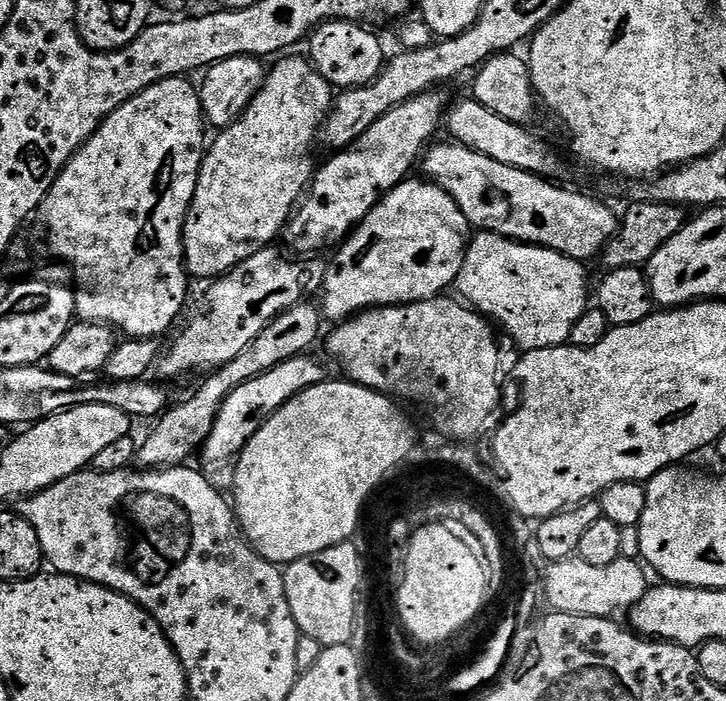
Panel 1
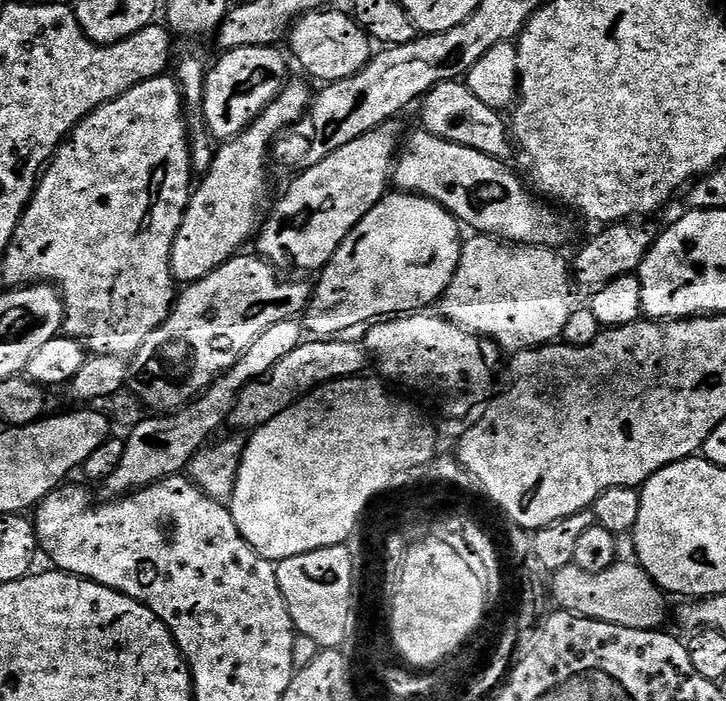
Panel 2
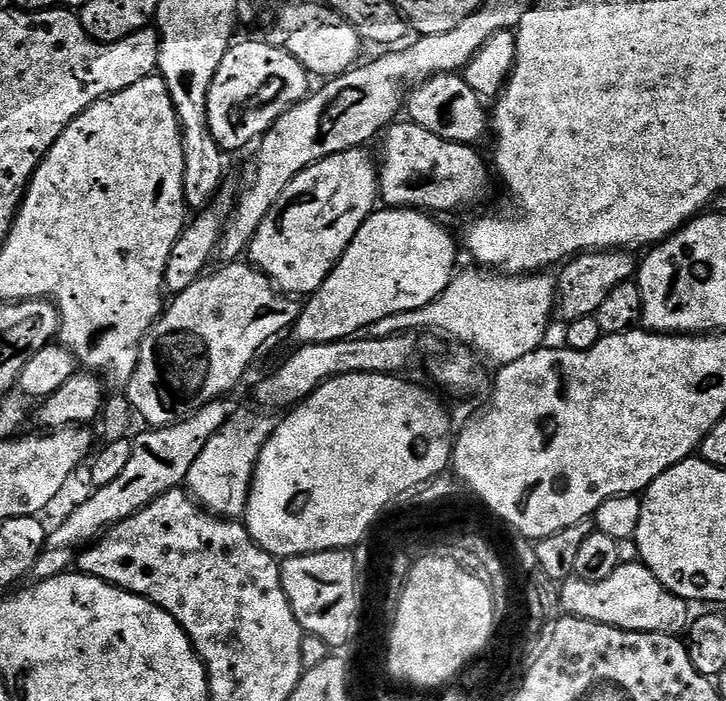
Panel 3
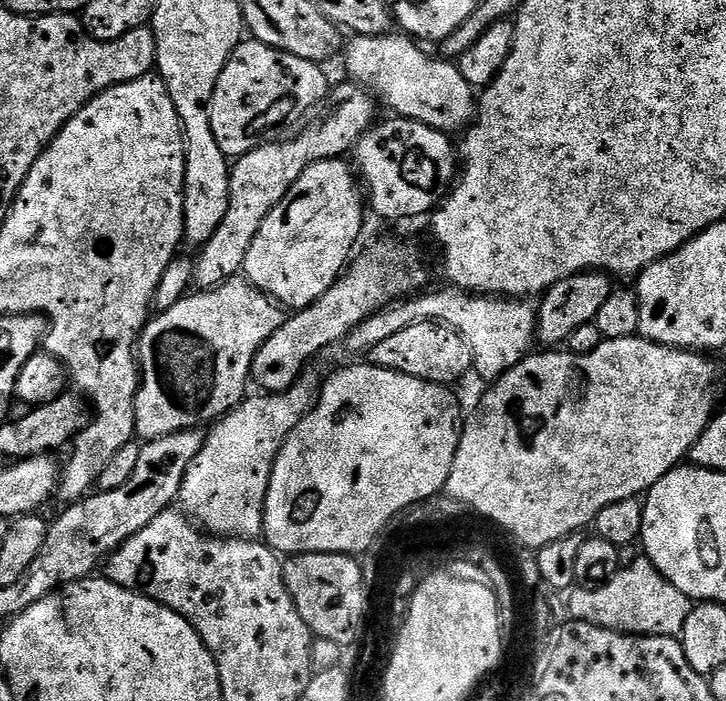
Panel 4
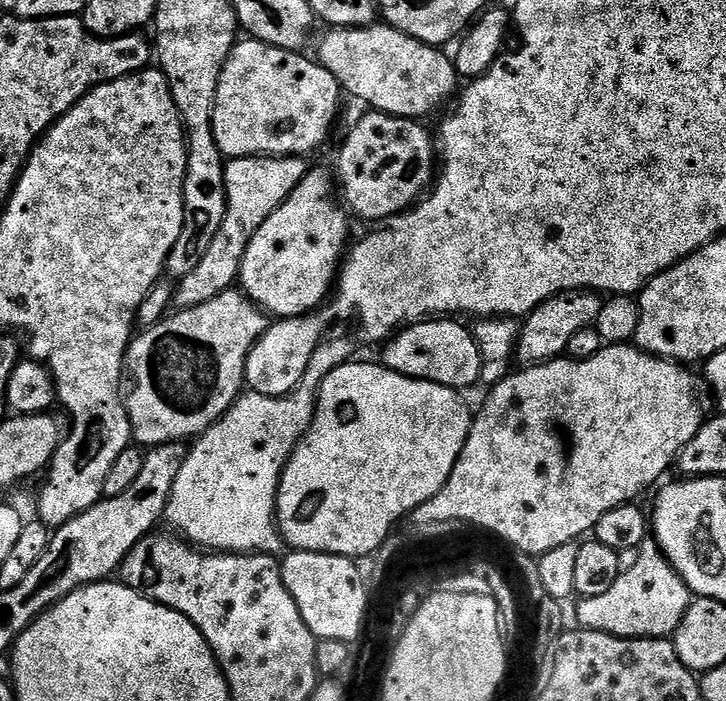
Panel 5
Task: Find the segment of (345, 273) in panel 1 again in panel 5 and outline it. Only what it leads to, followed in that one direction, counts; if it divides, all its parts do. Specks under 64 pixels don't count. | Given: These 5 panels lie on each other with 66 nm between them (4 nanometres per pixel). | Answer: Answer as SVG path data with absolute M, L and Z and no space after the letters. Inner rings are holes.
M320 314L306 316L289 316L269 323L258 342L250 350L246 358L244 371L245 385L251 391L263 396L286 396L298 386L302 374L306 374L306 366L310 362L310 354L325 339L324 320Z

